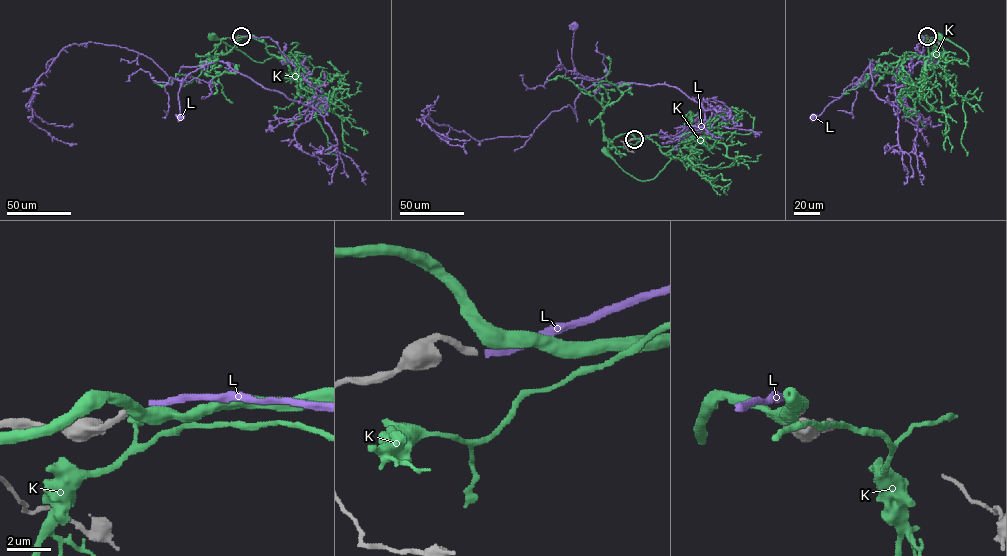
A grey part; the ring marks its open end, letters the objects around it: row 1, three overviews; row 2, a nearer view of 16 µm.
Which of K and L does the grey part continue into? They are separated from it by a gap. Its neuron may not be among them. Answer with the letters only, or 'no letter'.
L

